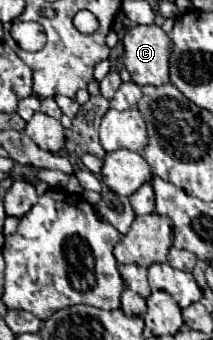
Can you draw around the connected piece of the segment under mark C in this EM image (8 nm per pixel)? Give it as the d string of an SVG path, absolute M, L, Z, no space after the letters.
M134 26L128 28L124 38L124 68L130 72L138 86L160 86L168 78L168 58L172 42L168 34L156 26Z

